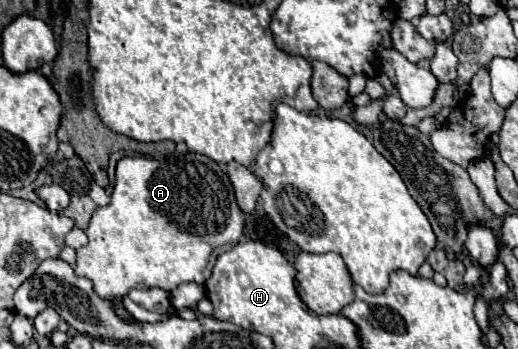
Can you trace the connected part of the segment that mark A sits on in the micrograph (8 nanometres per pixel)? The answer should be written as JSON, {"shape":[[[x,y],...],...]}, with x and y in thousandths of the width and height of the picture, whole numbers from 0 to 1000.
{"shape":[[[361,436],[315,464],[276,447],[241,447],[226,464],[222,539],[210,590],[187,596],[176,619],[168,653],[172,693],[149,716],[145,785],[172,797],[183,819],[183,837],[218,860],[230,905],[249,917],[253,900],[230,871],[230,848],[245,842],[253,825],[280,831],[307,819],[330,837],[357,808],[392,814],[400,791],[407,791],[415,759],[411,739],[419,739],[421,728],[413,728],[413,719],[431,725],[446,716],[461,693],[469,659],[469,602],[454,573],[454,544],[431,470],[380,436]]]}

